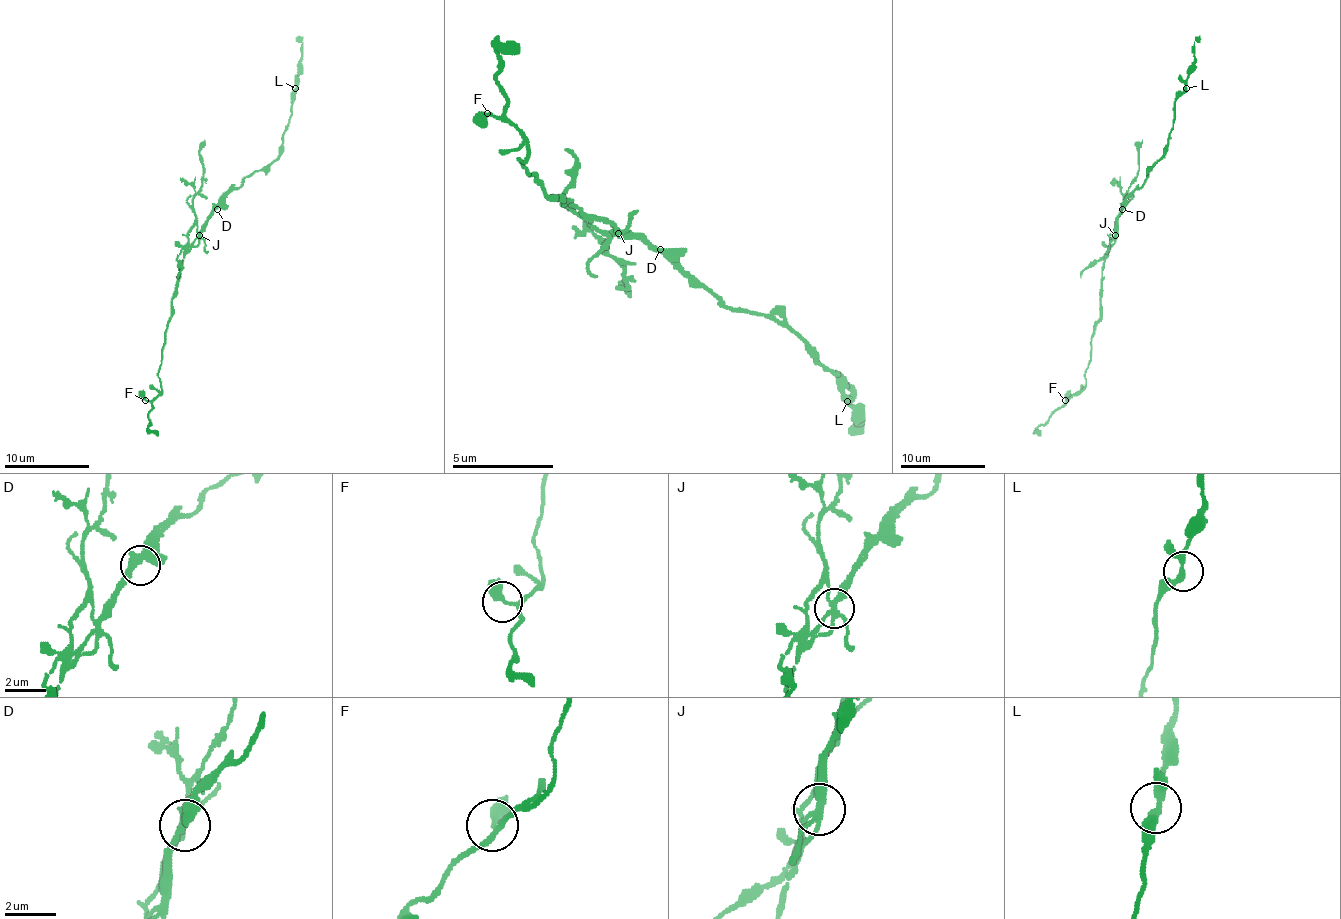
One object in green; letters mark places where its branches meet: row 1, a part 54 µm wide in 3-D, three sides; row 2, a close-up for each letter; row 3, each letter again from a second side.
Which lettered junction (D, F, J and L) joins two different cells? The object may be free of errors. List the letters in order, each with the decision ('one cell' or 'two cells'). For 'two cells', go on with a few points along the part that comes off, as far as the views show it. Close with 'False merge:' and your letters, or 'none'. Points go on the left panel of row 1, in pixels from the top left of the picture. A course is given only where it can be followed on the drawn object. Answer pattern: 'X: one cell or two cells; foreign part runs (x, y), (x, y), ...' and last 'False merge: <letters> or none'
D: one cell
F: one cell
J: two cells; foreign part runs (200, 234), (193, 211), (193, 194), (202, 184), (200, 147), (204, 139)
L: one cell
False merge: J

